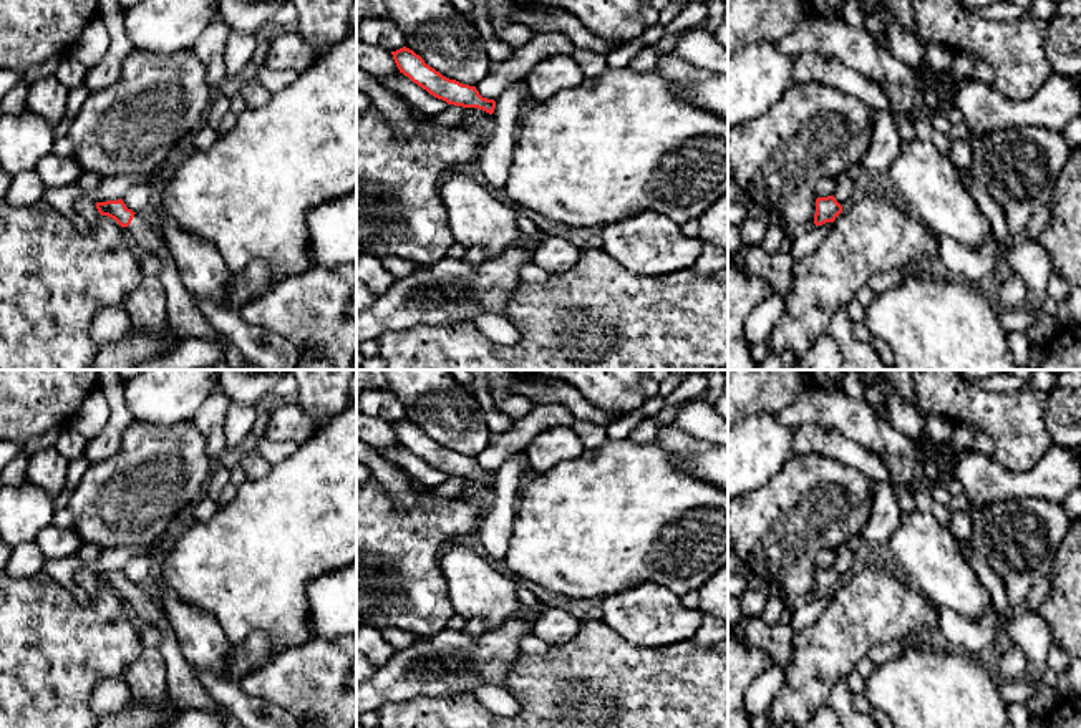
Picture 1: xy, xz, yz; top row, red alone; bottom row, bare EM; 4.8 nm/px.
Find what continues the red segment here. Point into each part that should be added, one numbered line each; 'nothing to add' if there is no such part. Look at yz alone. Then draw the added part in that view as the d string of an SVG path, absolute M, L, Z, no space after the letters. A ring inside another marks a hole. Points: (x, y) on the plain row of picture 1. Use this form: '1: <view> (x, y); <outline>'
nothing to add

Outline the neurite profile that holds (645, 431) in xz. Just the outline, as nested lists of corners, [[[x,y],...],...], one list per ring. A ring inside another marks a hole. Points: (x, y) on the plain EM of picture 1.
[[[645,416],[628,434],[635,444],[650,444],[657,441],[657,434],[660,431],[660,425],[655,421],[653,416]]]

